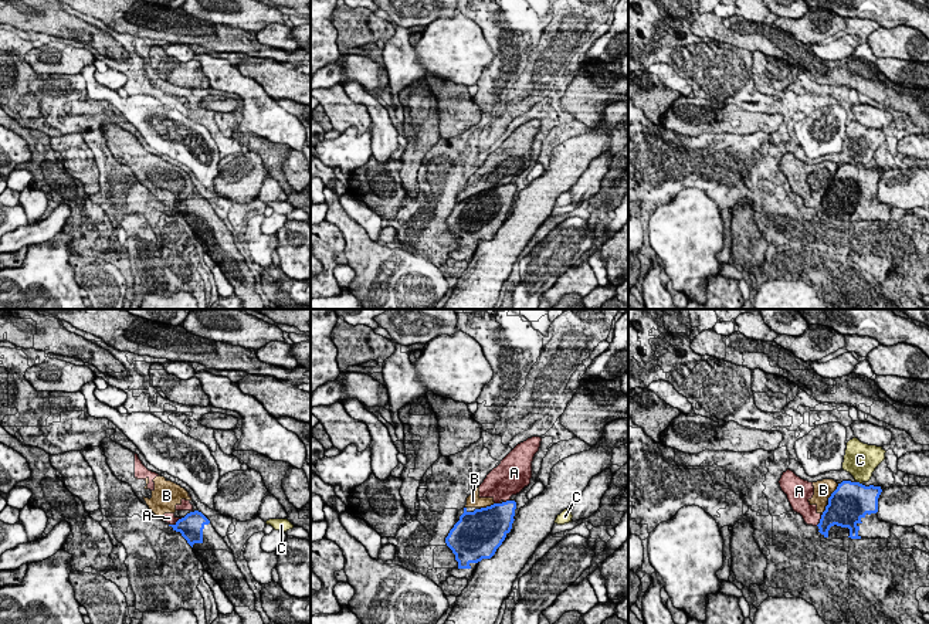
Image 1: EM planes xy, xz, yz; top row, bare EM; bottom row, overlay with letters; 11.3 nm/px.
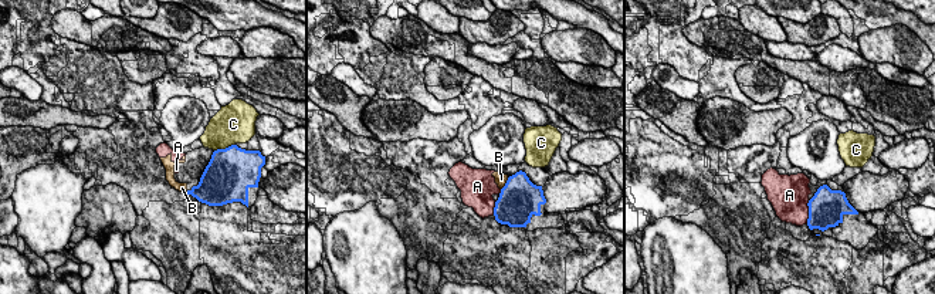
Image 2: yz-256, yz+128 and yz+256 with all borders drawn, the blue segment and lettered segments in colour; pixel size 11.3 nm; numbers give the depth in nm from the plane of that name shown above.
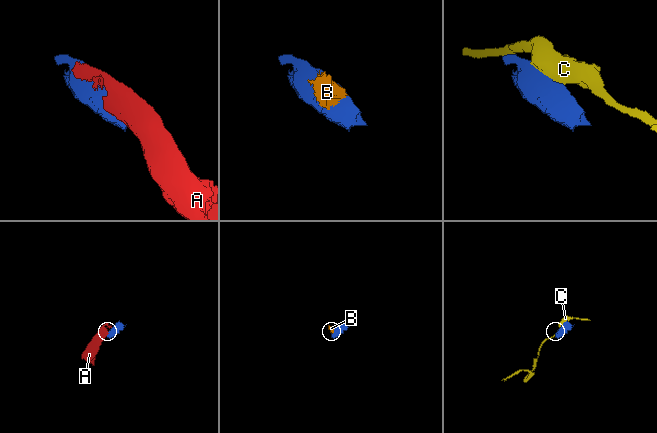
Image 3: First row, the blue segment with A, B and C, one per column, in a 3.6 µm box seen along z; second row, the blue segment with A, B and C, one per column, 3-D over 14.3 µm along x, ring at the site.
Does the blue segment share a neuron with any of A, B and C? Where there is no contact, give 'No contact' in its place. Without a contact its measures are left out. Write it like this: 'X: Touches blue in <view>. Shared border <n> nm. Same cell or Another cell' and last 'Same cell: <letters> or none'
A: Touches blue in xy. Shared border 170 nm. Another cell
B: Touches blue in yz. Shared border 240 nm. Same cell
C: Touches blue in yz. Shared border 70 nm. Another cell
Same cell: B

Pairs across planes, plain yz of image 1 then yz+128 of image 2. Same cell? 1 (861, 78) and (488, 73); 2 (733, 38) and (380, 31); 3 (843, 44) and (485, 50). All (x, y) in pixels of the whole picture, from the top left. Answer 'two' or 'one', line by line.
1: one
2: one
3: one

